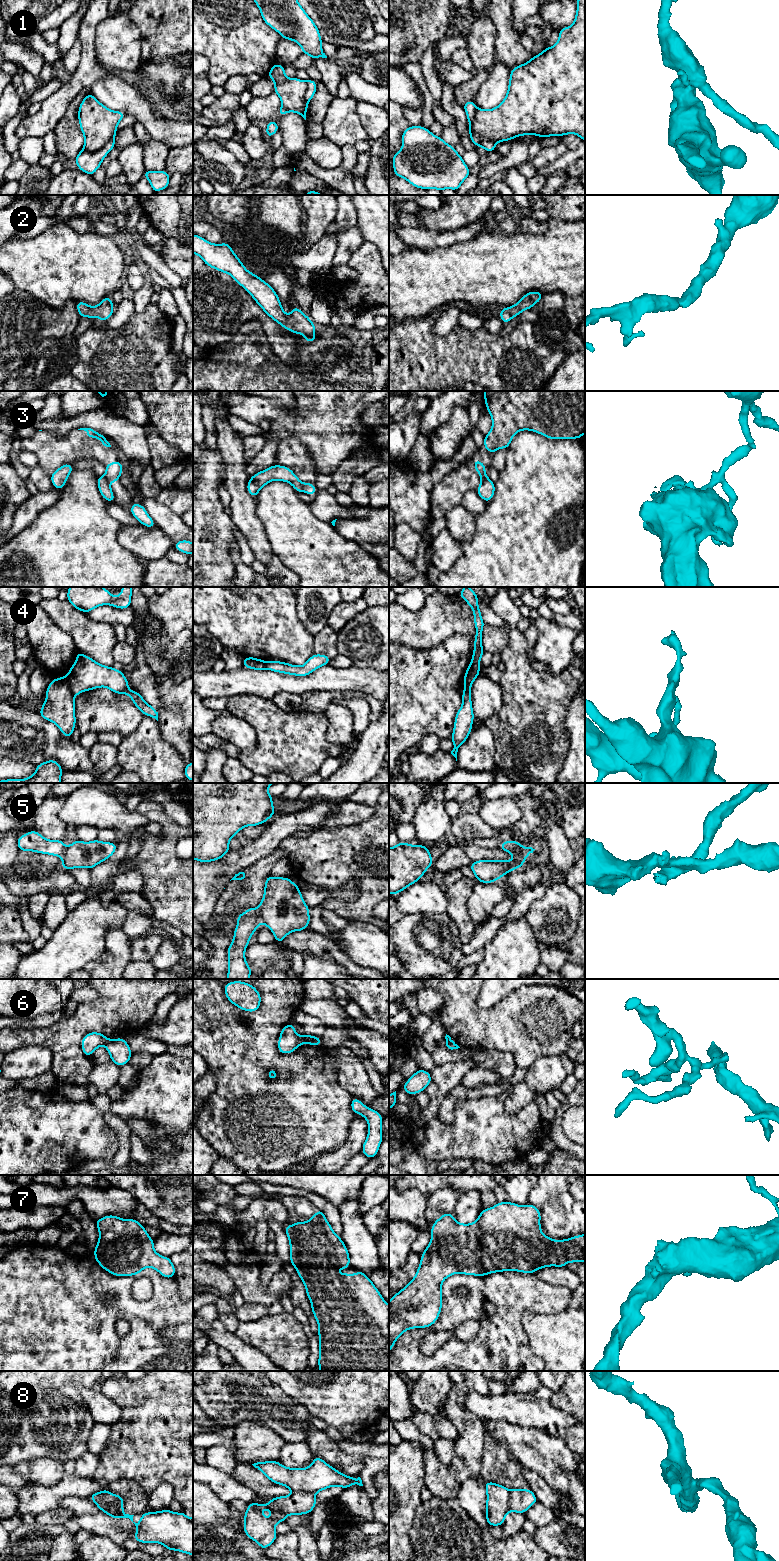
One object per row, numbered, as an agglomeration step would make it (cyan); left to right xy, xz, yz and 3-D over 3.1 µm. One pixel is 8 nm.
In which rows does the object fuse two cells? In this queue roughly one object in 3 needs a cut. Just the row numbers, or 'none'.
1, 3, 4, 5, 6, 8

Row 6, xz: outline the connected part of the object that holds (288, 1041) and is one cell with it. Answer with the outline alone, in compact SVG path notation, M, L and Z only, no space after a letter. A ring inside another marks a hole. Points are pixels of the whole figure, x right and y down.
M291 1023L281 1029L278 1050L281 1054L293 1053L296 1048L303 1044L303 1036L295 1031L295 1026Z

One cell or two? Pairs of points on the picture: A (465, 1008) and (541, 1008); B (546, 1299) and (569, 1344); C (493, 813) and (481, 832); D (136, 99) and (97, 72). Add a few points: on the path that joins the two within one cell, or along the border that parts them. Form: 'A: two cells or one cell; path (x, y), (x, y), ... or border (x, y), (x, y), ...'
A: one cell; path (484, 1016), (522, 1016)
B: two cells; border (568, 1308), (554, 1313), (535, 1313), (531, 1311)
C: two cells; border (477, 814), (486, 824), (497, 830)
D: two cells; border (108, 72), (105, 77), (96, 80), (89, 87)

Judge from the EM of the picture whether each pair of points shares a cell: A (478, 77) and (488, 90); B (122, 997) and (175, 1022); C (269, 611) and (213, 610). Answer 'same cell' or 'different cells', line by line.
A: different cells
B: different cells
C: same cell

